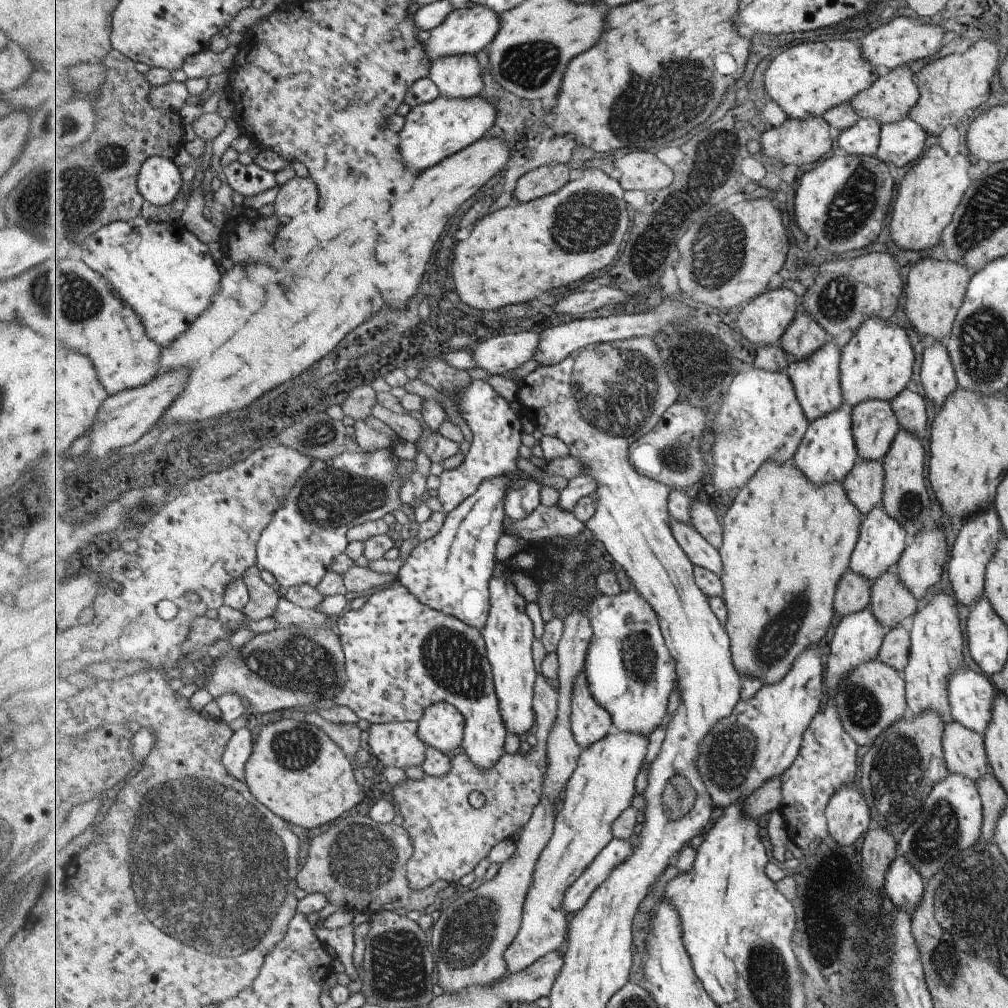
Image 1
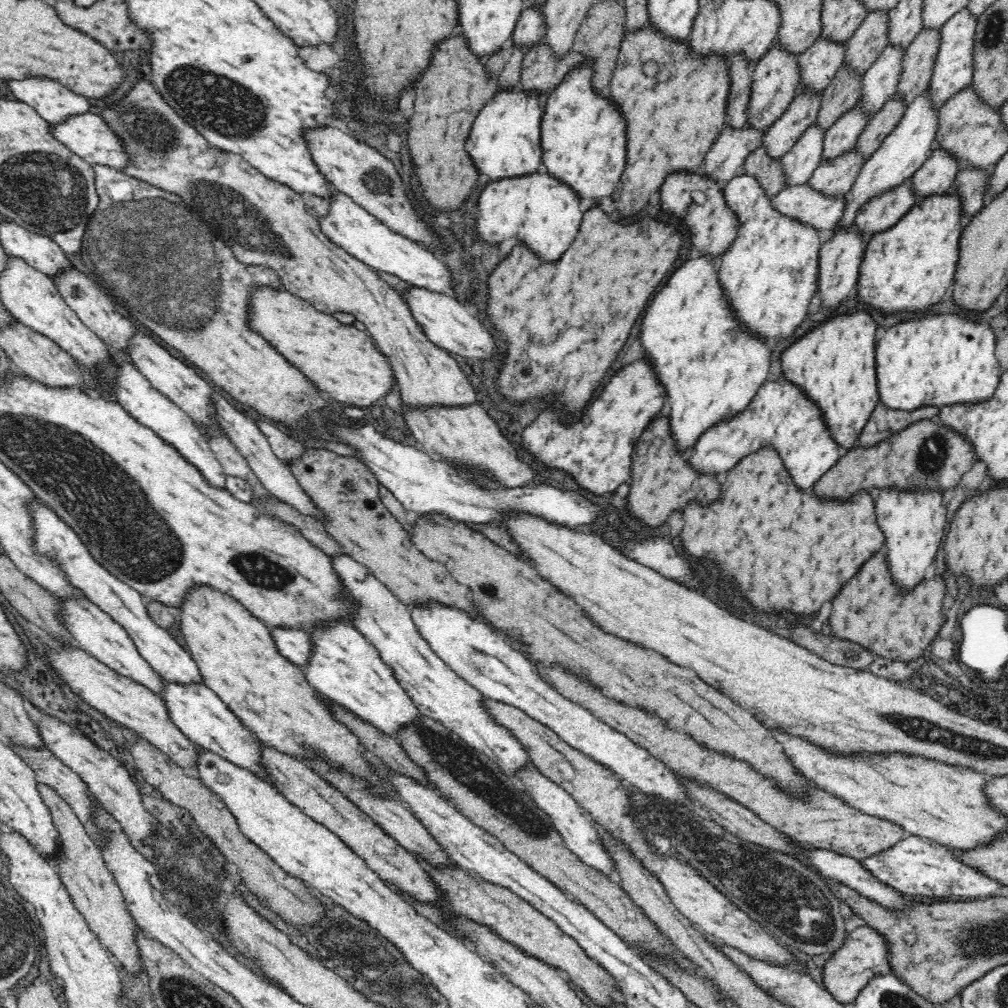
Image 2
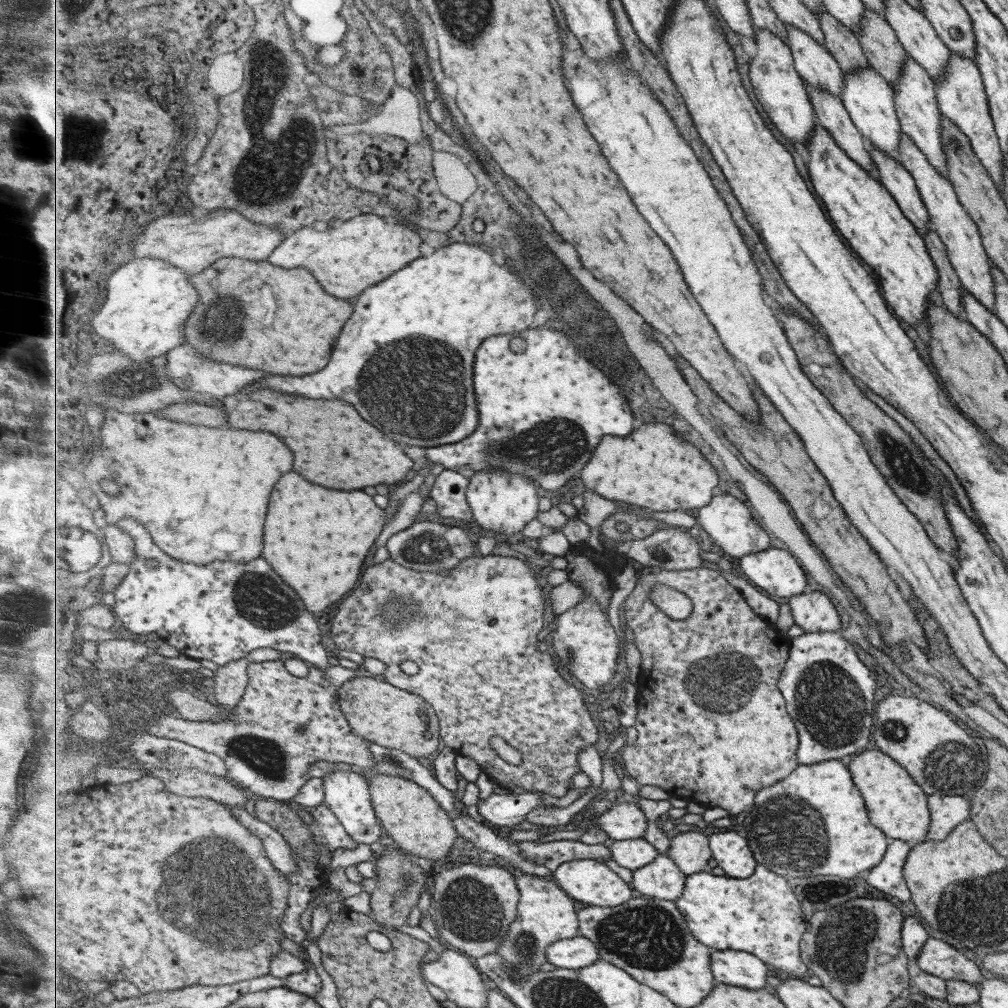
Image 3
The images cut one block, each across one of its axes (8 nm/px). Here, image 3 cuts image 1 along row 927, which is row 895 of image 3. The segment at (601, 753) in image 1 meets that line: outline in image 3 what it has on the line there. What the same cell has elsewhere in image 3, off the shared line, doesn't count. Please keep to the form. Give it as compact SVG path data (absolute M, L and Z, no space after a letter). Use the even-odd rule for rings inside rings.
M525 873L517 877L516 881L521 893L517 920L511 925L505 942L497 948L497 953L501 953L501 957L505 961L505 966L503 966L505 973L513 981L525 983L535 973L541 973L539 968L541 964L547 962L549 945L580 934L580 920L578 903L553 879Z

